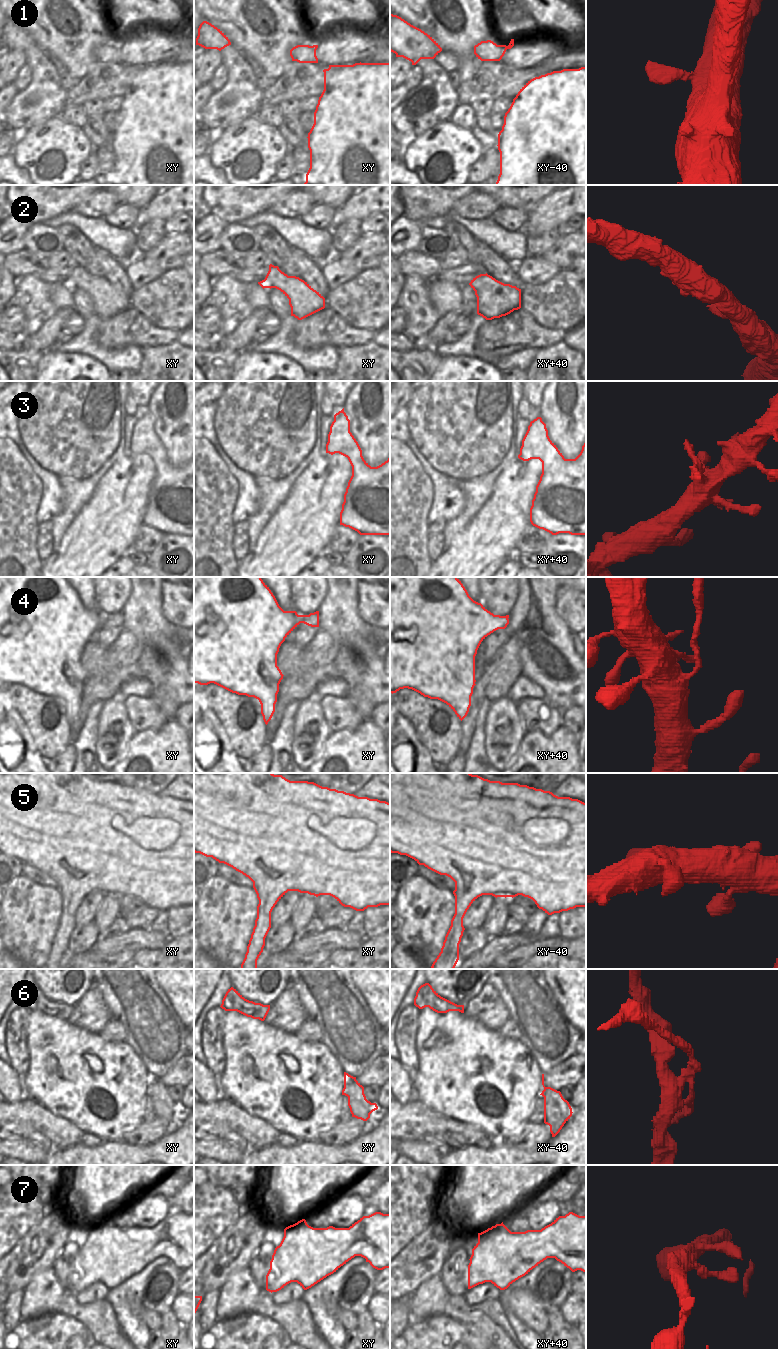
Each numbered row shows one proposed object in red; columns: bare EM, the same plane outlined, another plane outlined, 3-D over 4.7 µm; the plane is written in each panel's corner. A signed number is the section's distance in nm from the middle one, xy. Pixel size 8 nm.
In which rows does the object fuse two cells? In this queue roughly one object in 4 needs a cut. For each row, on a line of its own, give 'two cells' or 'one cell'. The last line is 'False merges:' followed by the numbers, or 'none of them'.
1: one cell
2: one cell
3: two cells
4: two cells
5: one cell
6: two cells
7: one cell
False merges: 3, 4, 6

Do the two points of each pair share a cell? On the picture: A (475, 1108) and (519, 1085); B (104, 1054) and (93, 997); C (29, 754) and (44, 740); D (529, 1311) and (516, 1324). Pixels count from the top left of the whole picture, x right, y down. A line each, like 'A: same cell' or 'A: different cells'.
A: same cell
B: different cells
C: different cells
D: different cells

